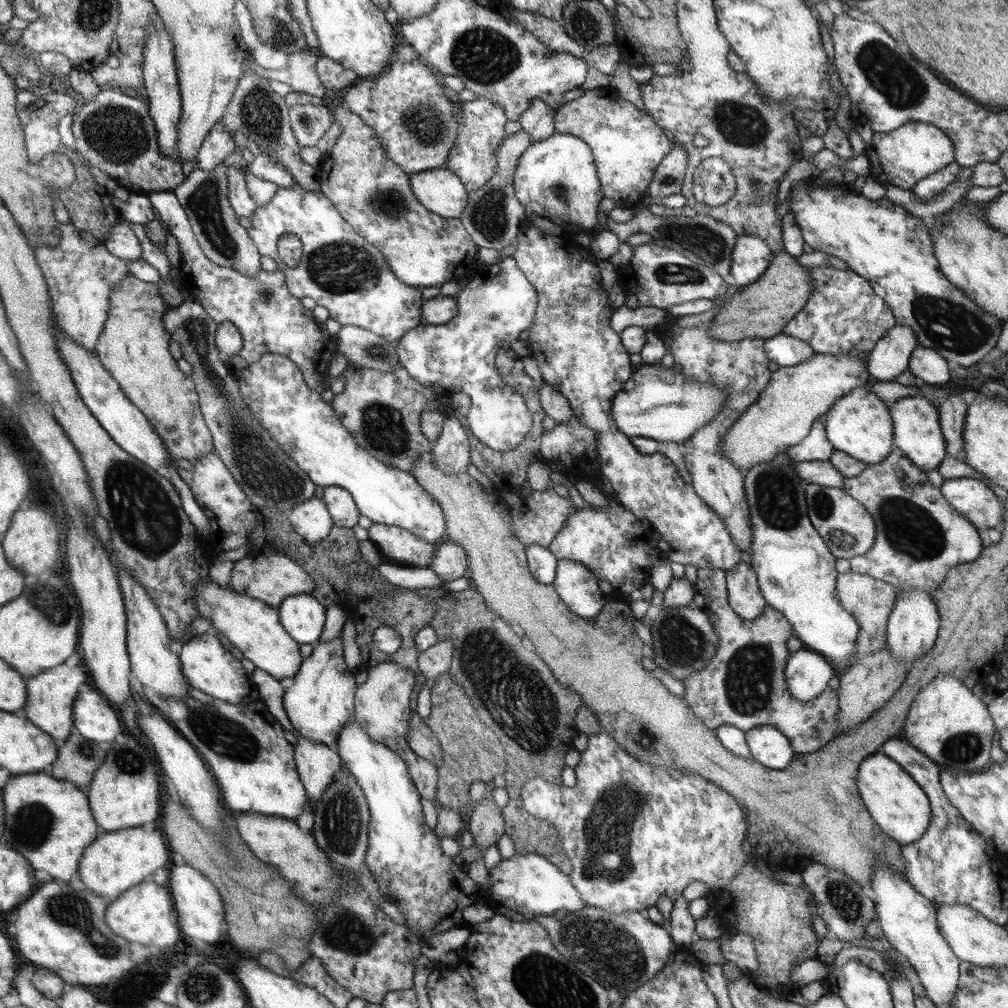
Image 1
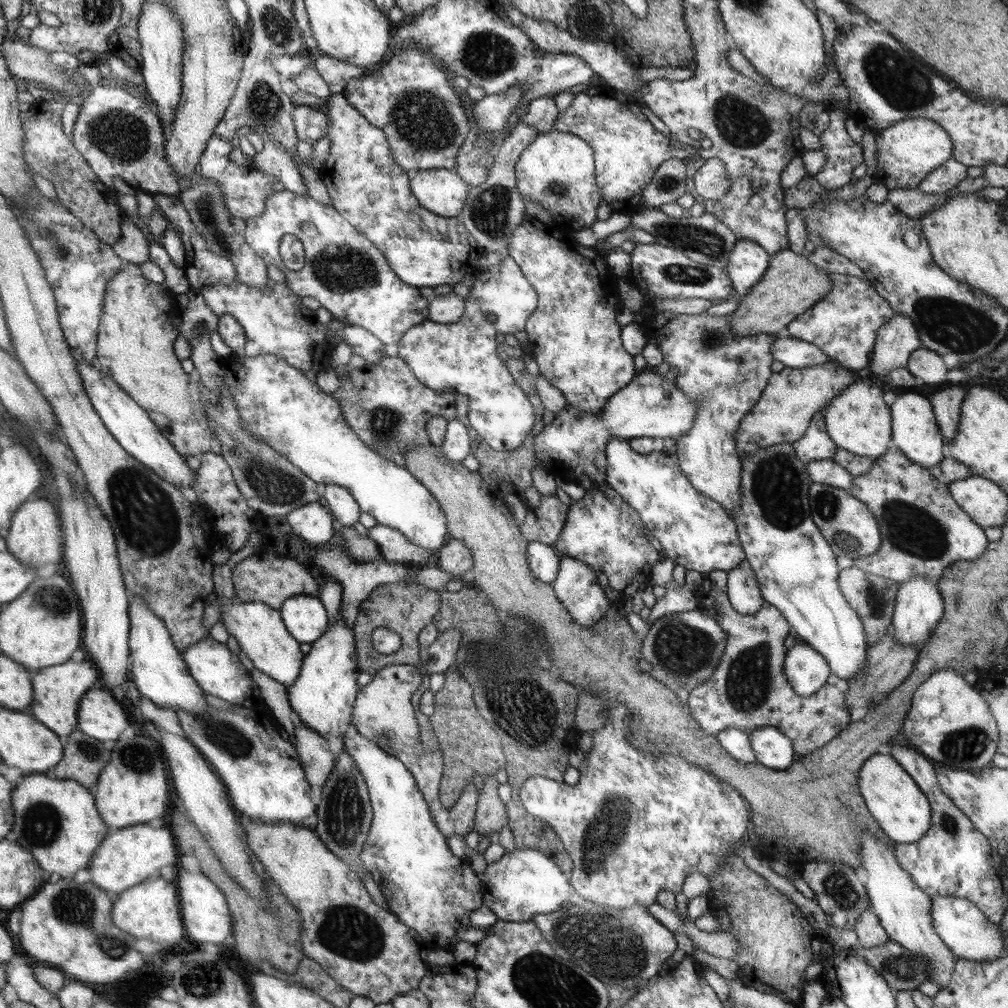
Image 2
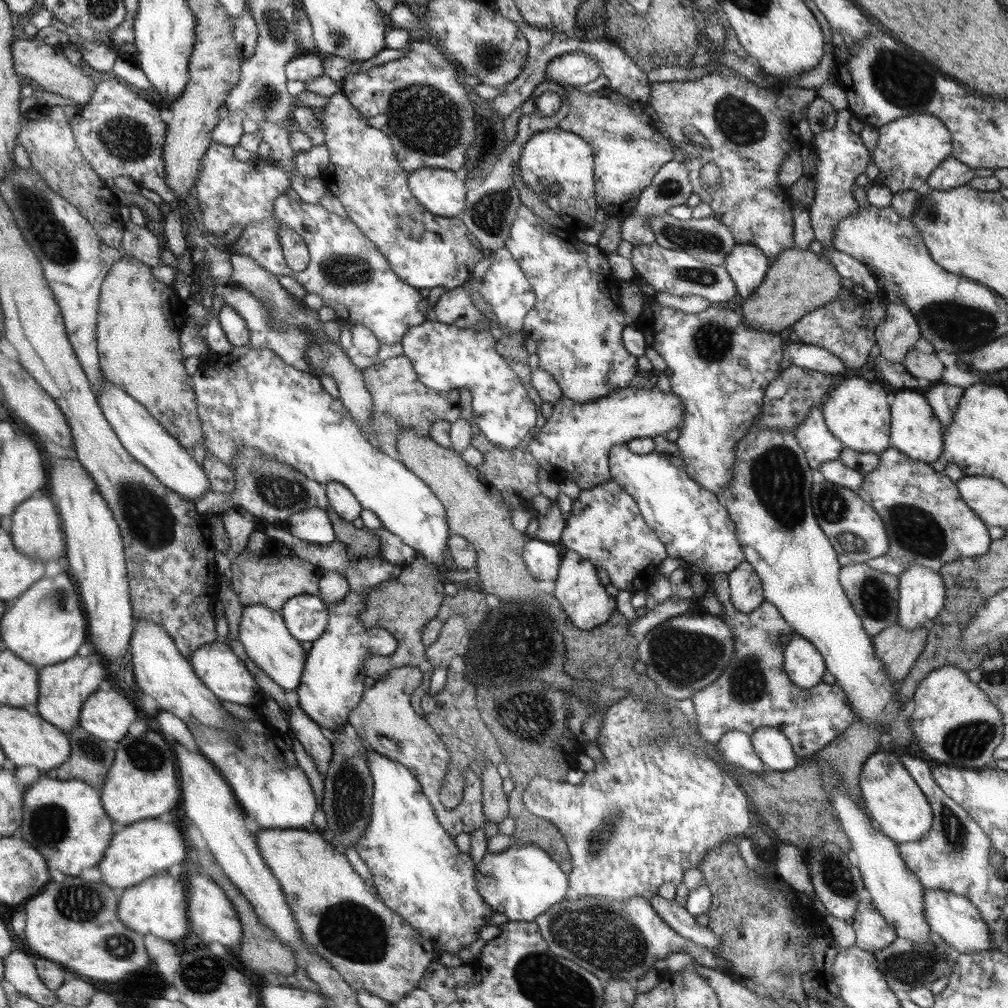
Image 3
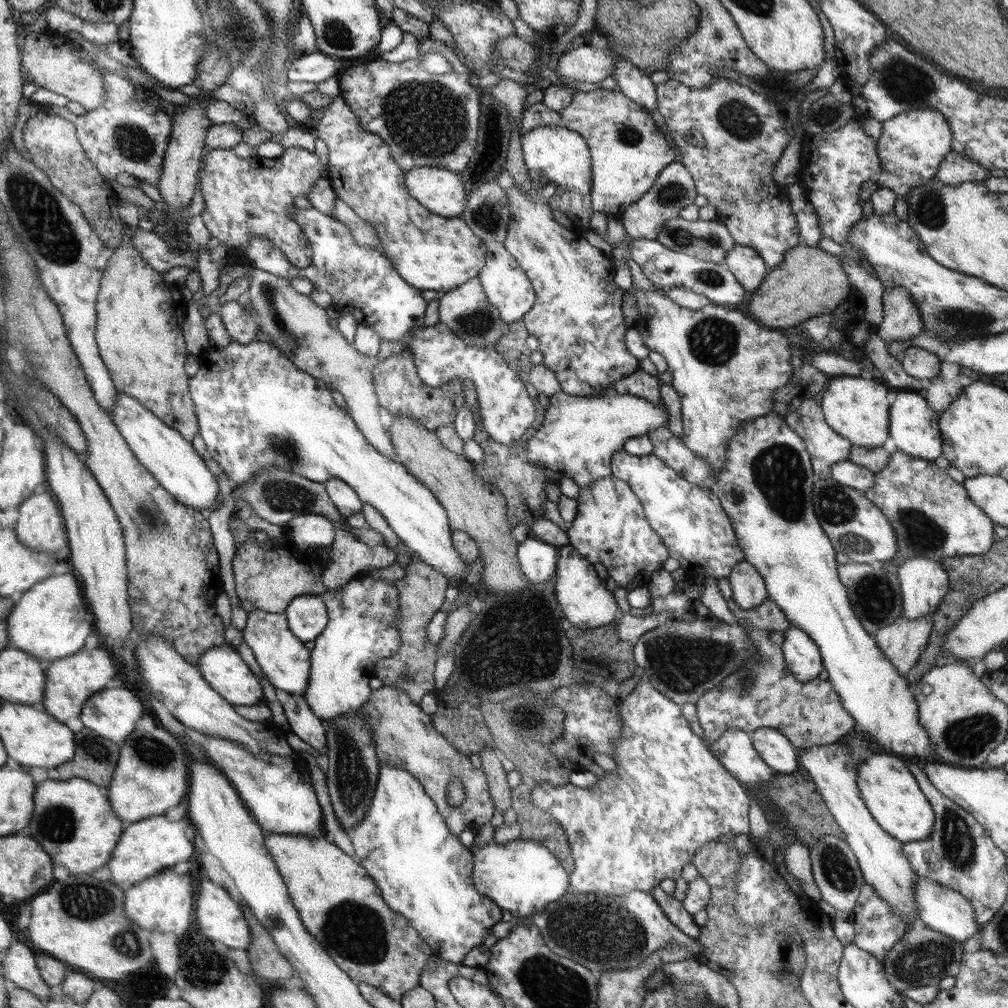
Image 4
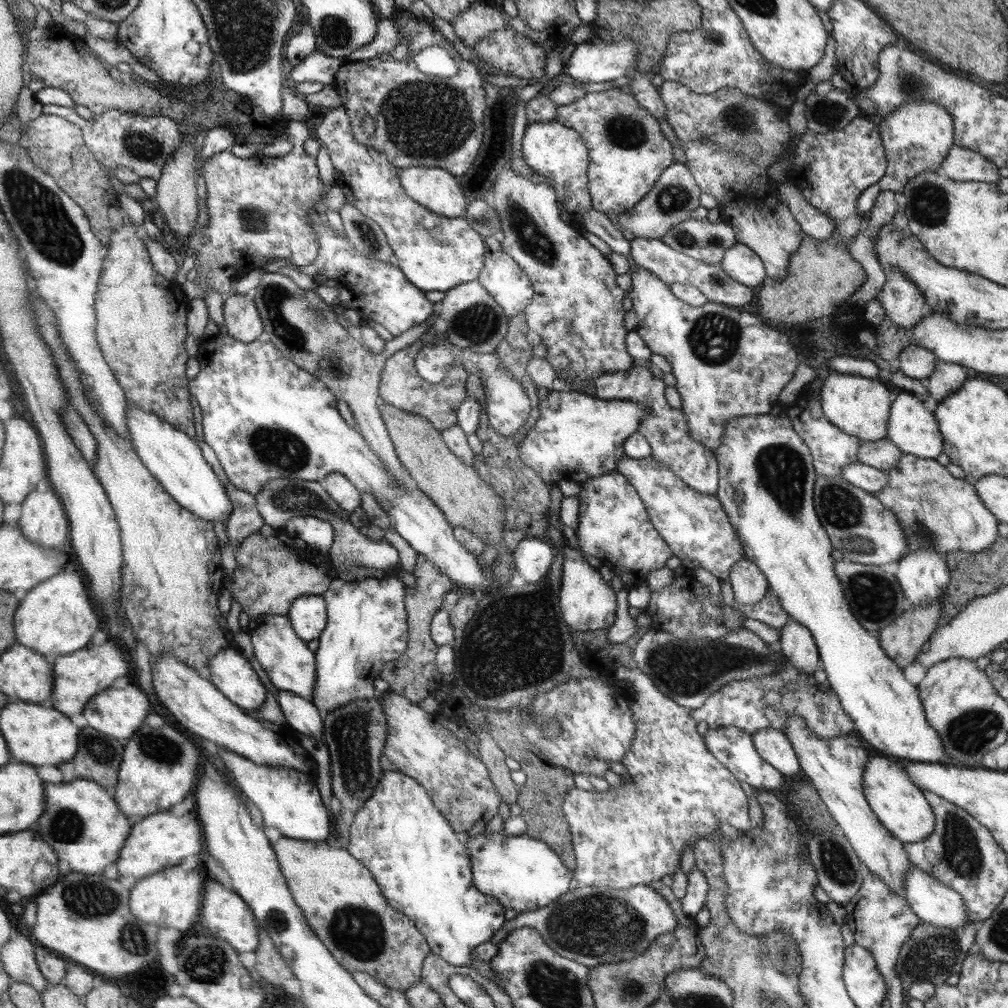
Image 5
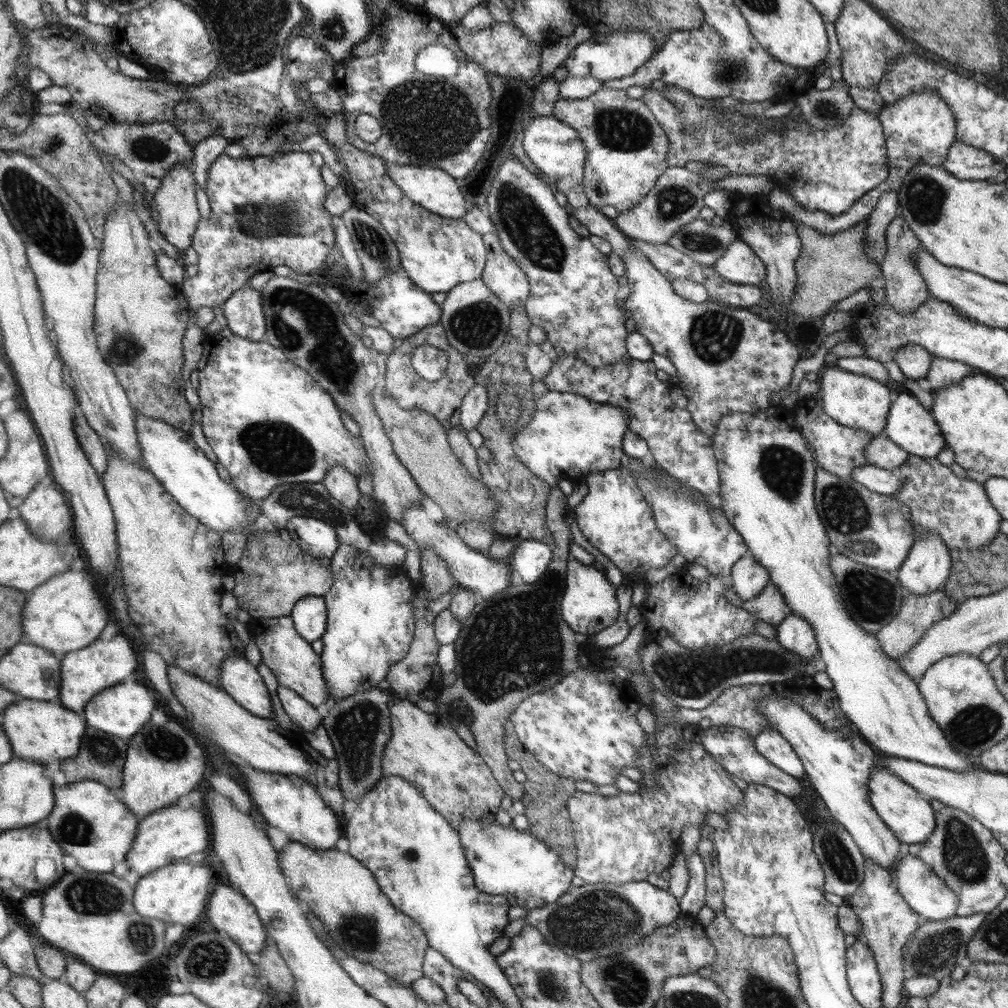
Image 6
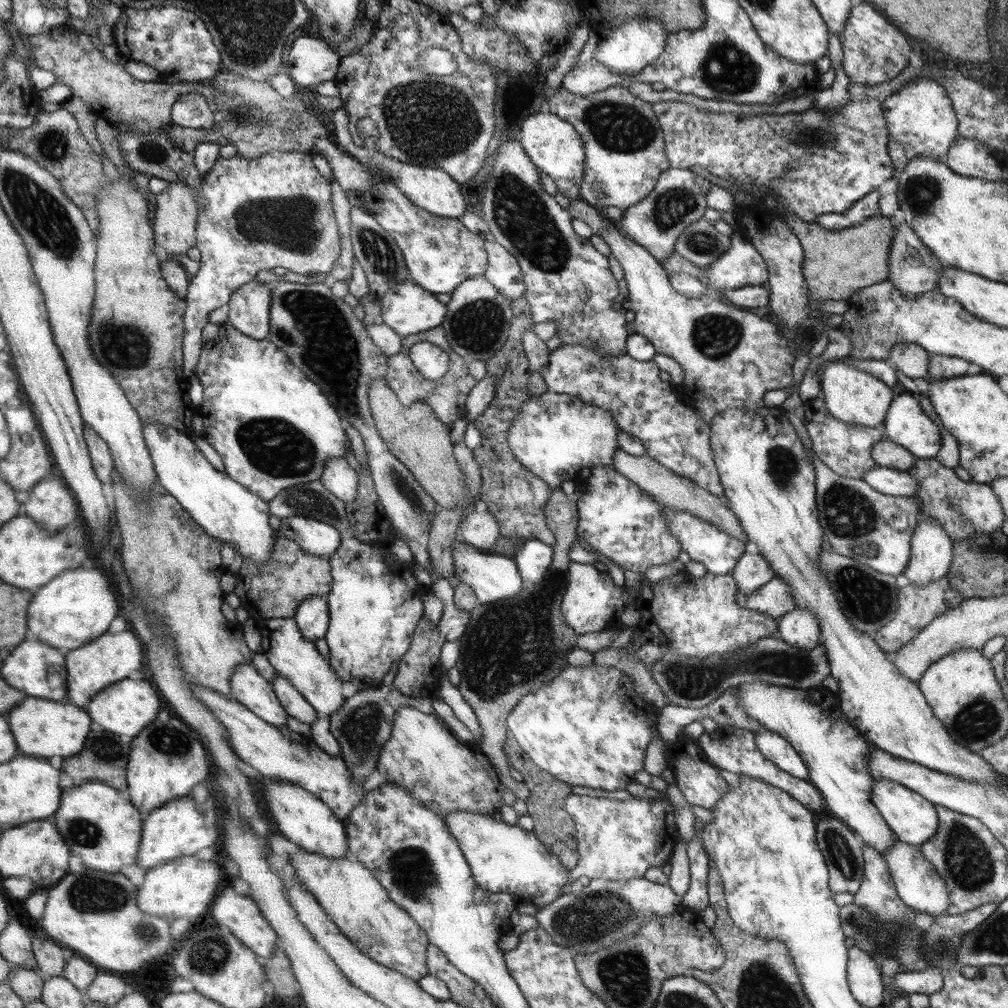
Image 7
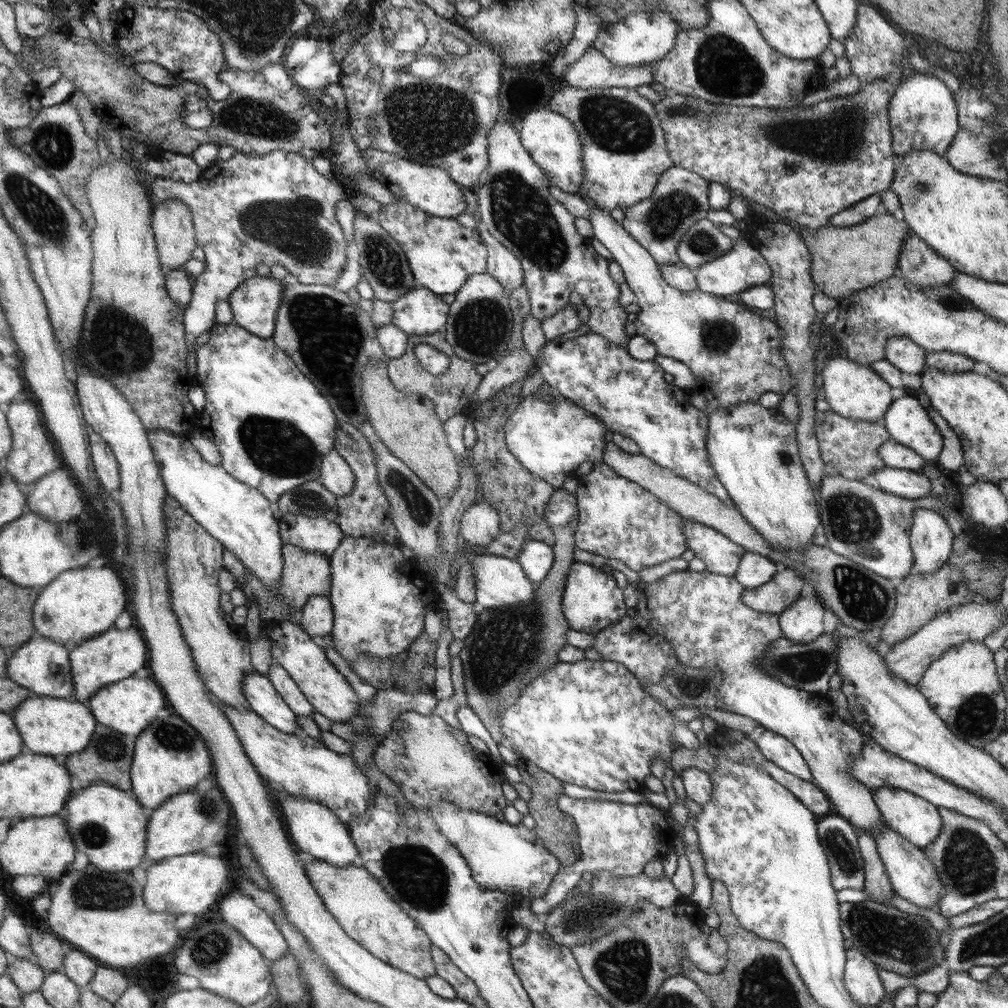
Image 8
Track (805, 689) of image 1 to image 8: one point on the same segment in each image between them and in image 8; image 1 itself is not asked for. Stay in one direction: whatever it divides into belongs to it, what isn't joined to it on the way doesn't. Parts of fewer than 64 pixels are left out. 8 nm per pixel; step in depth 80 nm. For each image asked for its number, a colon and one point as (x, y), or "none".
2: (806, 670)
3: (804, 665)
4: (803, 659)
5: (797, 644)
6: (793, 633)
7: (800, 629)
8: (802, 622)

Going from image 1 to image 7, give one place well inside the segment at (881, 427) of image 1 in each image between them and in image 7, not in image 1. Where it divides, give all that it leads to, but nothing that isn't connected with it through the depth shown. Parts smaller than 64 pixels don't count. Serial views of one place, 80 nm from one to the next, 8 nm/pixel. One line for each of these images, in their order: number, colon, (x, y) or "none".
2: (858, 420)
3: (856, 412)
4: (857, 408)
5: (859, 406)
6: (861, 403)
7: (850, 395)

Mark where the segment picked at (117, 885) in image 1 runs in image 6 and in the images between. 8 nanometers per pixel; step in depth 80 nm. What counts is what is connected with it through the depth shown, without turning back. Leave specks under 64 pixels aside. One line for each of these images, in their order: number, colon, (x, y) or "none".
2: (125, 858)
3: (139, 851)
4: (146, 848)
5: (155, 843)
6: (169, 834)

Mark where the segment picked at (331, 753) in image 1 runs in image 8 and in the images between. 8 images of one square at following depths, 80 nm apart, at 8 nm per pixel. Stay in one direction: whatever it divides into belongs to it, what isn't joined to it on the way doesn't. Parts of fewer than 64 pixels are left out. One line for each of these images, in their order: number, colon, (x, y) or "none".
2: (318, 761)
3: (309, 733)
4: (303, 722)
5: (301, 715)
6: (301, 712)
7: (297, 706)
8: (286, 686)

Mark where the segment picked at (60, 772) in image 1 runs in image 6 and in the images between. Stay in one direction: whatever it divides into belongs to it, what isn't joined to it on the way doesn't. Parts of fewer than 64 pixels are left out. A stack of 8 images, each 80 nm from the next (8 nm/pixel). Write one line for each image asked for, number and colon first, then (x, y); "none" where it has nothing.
2: (84, 758)
3: (91, 758)
4: (95, 760)
5: (98, 759)
6: (101, 759)

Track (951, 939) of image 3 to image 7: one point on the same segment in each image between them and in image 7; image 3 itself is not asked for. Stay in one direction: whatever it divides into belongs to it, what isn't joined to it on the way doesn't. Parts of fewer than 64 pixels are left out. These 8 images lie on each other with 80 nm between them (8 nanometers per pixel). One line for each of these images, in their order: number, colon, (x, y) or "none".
4: (947, 911)
5: (933, 902)
6: (927, 894)
7: (918, 884)

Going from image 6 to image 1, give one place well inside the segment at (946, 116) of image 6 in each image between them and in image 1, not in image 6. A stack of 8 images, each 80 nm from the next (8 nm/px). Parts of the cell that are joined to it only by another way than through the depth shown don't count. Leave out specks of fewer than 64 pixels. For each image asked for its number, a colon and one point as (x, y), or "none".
1: (902, 157)
2: (906, 153)
3: (908, 149)
4: (913, 144)
5: (917, 137)

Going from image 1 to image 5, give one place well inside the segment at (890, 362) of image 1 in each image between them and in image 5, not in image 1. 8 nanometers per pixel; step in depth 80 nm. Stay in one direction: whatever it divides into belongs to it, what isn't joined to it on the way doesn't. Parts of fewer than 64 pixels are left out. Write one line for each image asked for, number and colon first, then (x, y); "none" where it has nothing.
2: (898, 338)
3: (898, 333)
4: (901, 321)
5: (902, 301)

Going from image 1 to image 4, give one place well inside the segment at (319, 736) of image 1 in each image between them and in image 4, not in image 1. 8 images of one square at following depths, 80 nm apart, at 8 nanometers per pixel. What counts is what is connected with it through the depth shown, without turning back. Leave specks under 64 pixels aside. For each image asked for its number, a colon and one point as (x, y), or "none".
2: (324, 696)
3: (333, 683)
4: (362, 630)

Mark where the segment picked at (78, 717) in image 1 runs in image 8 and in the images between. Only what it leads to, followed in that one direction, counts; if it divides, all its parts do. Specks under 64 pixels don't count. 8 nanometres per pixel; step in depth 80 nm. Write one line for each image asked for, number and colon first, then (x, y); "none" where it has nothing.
2: (100, 716)
3: (106, 715)
4: (113, 714)
5: (114, 712)
6: (123, 710)
7: (125, 708)
8: (128, 706)

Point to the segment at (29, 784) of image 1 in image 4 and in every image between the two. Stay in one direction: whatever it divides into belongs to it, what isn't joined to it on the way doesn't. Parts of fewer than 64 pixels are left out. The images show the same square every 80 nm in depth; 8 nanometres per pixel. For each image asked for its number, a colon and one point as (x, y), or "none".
2: (58, 820)
3: (64, 818)
4: (74, 822)

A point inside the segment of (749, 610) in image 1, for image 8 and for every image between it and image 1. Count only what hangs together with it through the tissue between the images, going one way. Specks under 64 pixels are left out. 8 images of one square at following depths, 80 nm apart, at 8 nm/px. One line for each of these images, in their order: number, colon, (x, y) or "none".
2: (743, 590)
3: (746, 593)
4: (748, 587)
5: (749, 585)
6: (748, 578)
7: (752, 571)
8: (754, 570)

